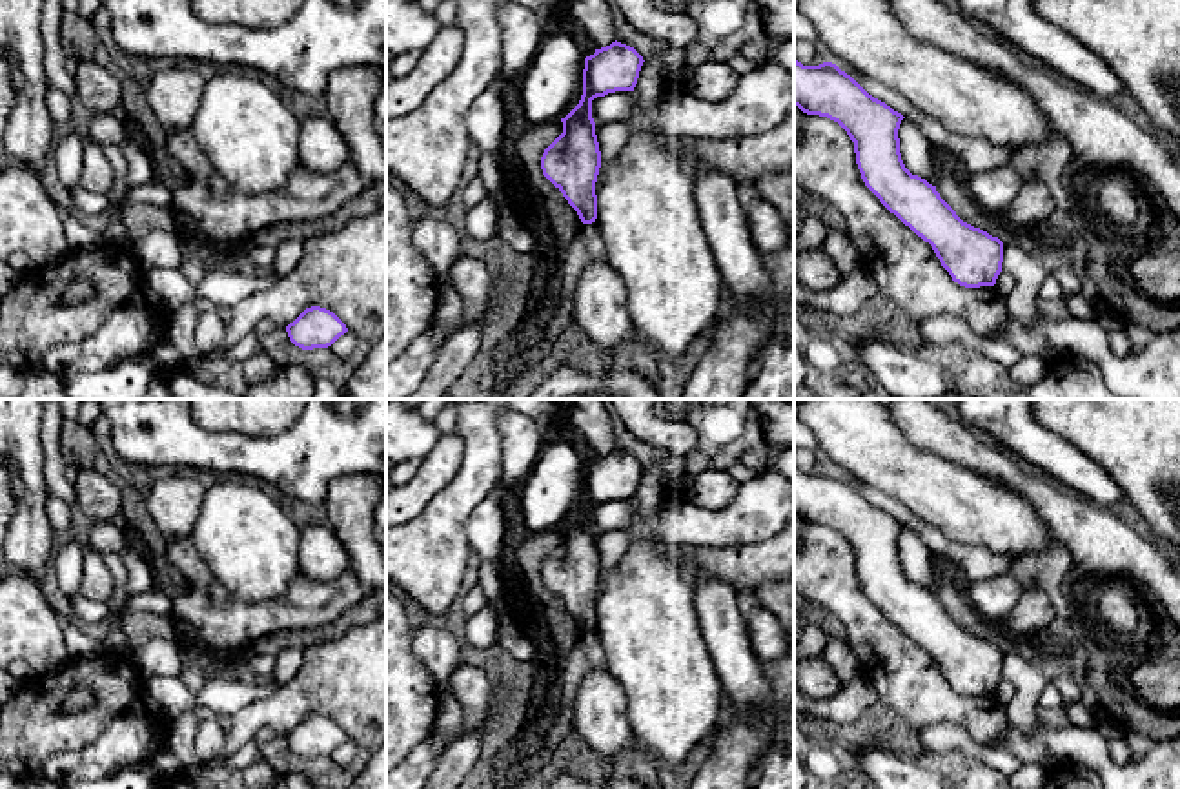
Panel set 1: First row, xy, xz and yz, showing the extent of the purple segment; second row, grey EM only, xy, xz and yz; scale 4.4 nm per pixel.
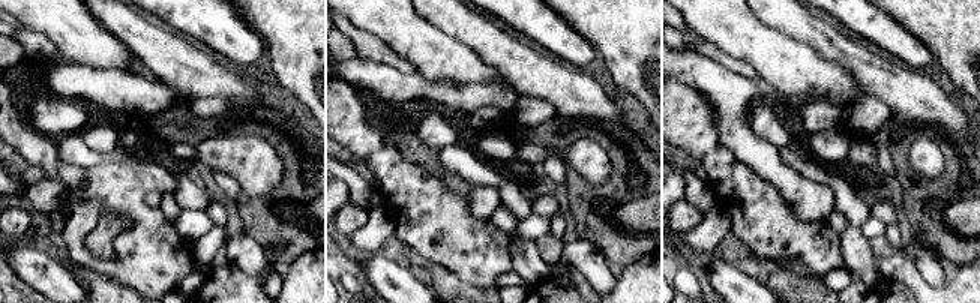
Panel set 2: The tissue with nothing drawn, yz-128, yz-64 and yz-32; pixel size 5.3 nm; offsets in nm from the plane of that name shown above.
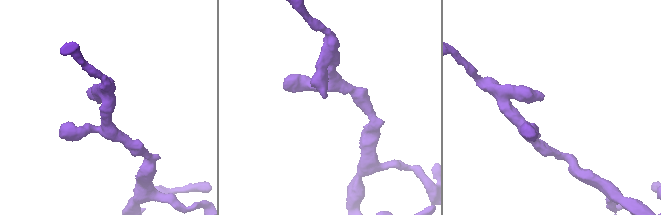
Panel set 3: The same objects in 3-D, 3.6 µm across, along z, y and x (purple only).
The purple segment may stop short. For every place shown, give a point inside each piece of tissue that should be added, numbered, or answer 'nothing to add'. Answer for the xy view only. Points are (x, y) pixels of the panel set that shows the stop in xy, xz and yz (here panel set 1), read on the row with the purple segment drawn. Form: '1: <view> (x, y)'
nothing to add

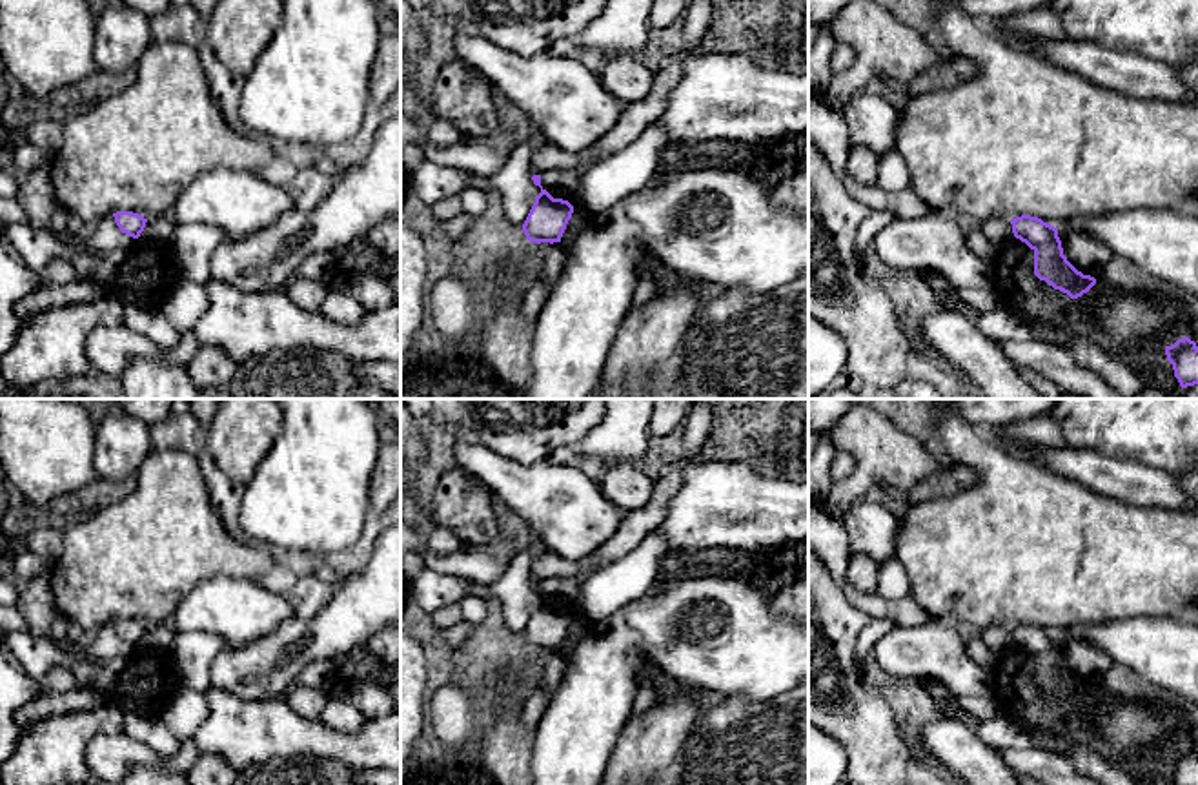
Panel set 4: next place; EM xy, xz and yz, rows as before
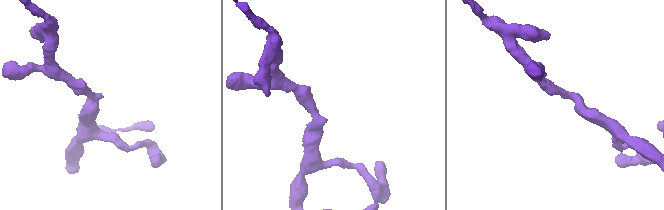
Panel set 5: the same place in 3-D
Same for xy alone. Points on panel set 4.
nothing to add

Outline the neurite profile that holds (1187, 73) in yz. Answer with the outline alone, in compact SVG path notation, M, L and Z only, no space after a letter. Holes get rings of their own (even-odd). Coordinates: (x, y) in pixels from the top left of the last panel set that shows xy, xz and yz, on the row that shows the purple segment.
M1198 55L1193 60L1173 67L1178 78L1198 93Z

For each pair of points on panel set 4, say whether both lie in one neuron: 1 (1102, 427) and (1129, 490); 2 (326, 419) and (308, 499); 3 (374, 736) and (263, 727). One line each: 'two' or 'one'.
1: two
2: one
3: one

